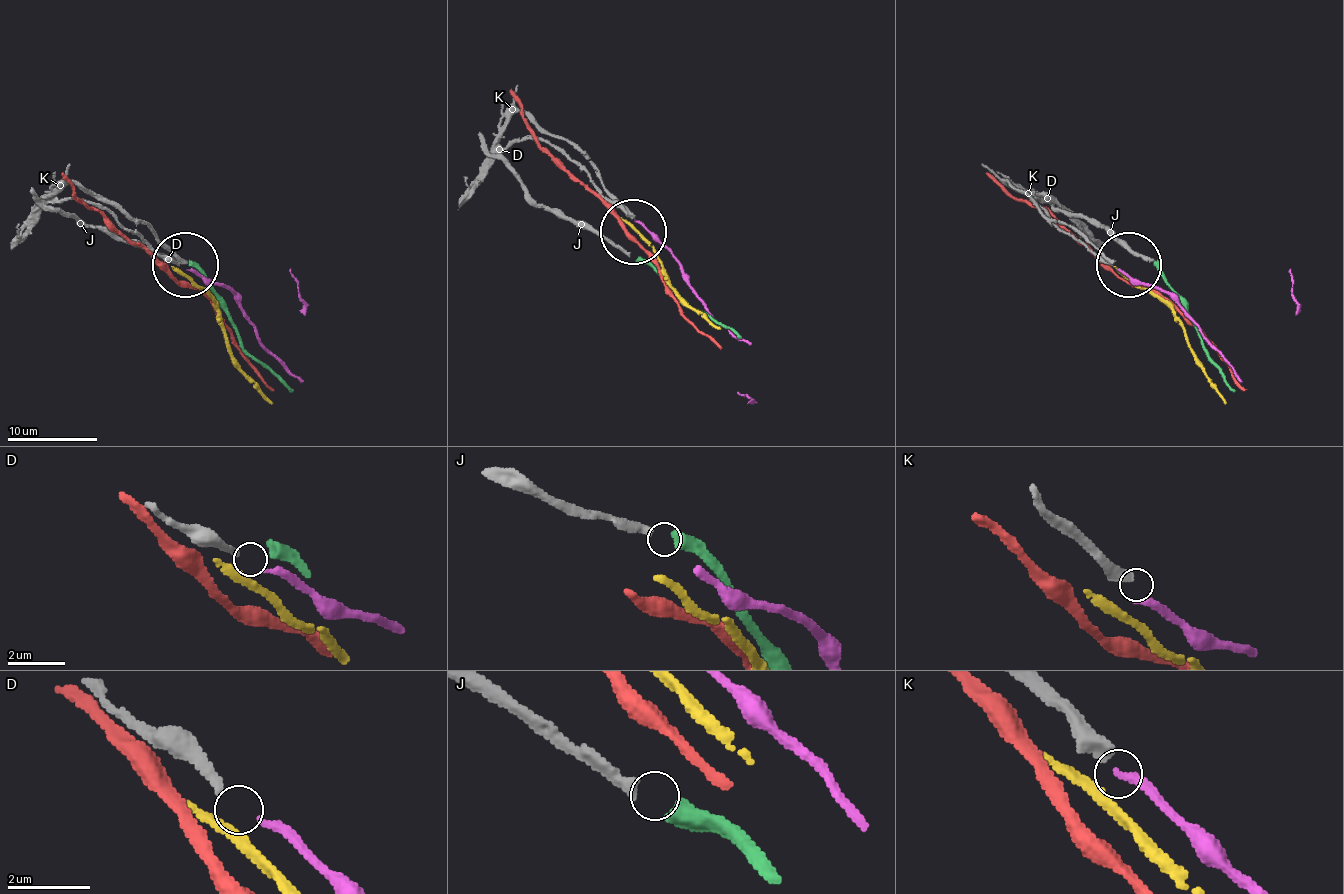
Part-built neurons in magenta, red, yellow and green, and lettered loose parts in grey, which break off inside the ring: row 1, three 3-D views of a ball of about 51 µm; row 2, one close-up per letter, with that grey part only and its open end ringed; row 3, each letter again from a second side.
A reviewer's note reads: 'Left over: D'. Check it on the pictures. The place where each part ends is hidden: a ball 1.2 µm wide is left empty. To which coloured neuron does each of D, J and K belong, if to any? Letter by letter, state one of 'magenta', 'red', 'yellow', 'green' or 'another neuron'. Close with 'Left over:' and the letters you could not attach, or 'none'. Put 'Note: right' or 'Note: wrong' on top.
Note: wrong
D: magenta
J: green
K: another neuron
Left over: K

